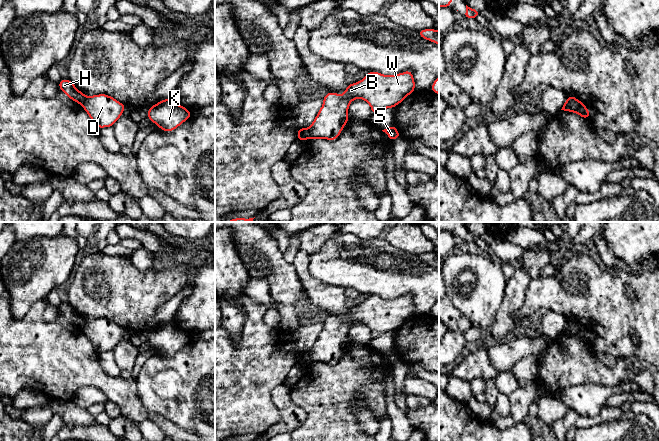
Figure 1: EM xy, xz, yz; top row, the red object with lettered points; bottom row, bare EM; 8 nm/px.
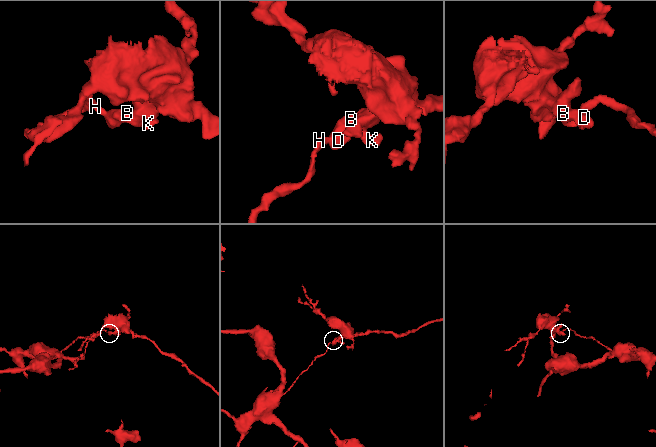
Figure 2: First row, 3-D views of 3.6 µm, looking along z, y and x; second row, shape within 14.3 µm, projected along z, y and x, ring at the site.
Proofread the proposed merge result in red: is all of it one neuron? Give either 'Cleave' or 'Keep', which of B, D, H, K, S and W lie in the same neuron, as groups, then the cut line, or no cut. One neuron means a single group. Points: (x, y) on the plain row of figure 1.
Cleave. Groups: B D K S W / H. Split along xz (307, 352), (309, 361)

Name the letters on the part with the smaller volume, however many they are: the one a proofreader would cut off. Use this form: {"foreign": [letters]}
{"foreign": ["B", "D", "K", "S", "W"]}

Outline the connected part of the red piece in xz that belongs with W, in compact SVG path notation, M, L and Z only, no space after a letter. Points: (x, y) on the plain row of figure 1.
M410 294L391 300L369 295L361 305L349 308L343 319L333 316L328 316L325 319L322 331L308 352L309 363L336 364L349 345L348 332L354 323L365 324L371 330L372 338L375 338L386 332L394 332L414 315L415 305Z

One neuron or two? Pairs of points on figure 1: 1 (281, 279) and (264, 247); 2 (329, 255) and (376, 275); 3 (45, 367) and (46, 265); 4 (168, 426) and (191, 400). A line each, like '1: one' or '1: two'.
1: one
2: one
3: two
4: two

